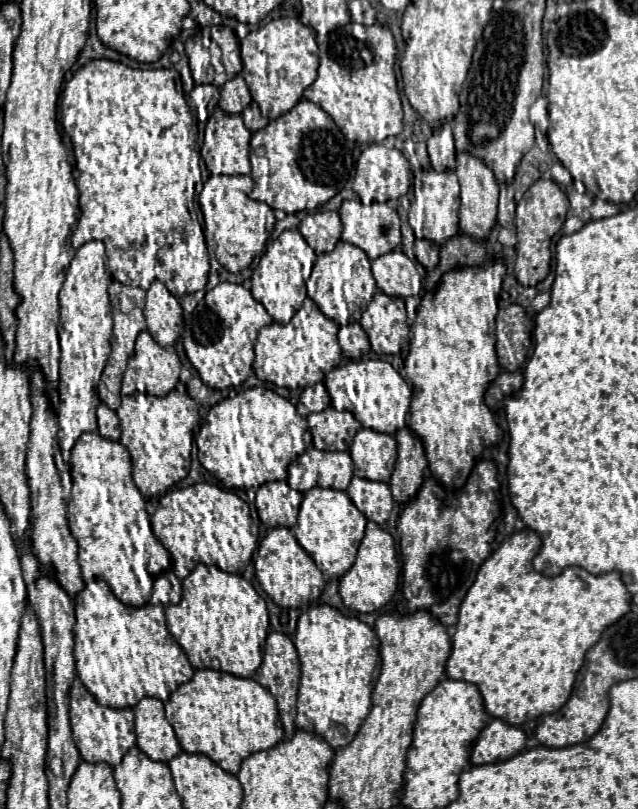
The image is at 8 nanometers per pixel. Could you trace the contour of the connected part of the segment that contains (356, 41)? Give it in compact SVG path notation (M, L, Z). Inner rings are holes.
M348 23L328 33L324 39L316 37L316 41L320 47L318 79L304 91L304 97L320 105L334 119L344 137L352 143L382 143L386 137L402 133L402 103L394 75L396 43L390 29L380 25L364 27L358 23Z

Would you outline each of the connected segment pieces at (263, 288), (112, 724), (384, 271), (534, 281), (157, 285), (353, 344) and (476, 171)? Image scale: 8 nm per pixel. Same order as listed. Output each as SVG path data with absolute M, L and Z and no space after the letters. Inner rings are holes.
M284 231L266 247L260 265L252 275L252 297L264 305L276 323L288 323L298 307L302 307L302 301L307 297L303 274L311 274L314 261L316 253L306 245L298 231Z
M74 681L70 689L69 718L72 725L74 743L86 763L106 763L116 767L122 757L136 747L136 733L134 733L134 713L132 709L110 709L102 707L94 701L94 697L86 691L82 681Z
M390 251L372 261L372 275L382 293L390 297L414 297L422 291L422 279L414 263L402 251Z
M538 179L522 197L522 201L516 207L516 265L514 273L518 283L524 287L536 287L540 281L546 279L550 273L550 243L552 237L562 229L566 213L570 209L568 197L562 193L562 189L550 181L550 179Z
M154 281L146 291L144 317L148 333L160 347L170 347L182 333L182 307L162 281Z
M350 323L346 327L340 327L338 341L340 341L344 357L348 359L362 359L364 355L370 353L368 335L360 327L360 323Z
M458 153L456 157L456 175L460 179L460 231L466 235L474 235L474 239L488 239L494 225L498 223L498 181L494 173L476 157L468 153Z

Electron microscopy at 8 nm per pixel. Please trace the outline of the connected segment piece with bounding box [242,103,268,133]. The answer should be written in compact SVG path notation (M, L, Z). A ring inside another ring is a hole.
M250 103L244 111L242 111L242 119L244 119L244 125L254 133L254 131L258 131L258 129L262 129L268 121L260 115L260 109L258 109L258 105L256 103Z

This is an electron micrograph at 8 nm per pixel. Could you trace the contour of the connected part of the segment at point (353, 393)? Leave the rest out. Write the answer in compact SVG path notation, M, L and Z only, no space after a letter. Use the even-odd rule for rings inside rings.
M380 359L350 361L326 373L324 385L330 393L332 407L338 411L350 411L362 427L388 435L394 435L398 429L406 427L412 391L390 363Z

